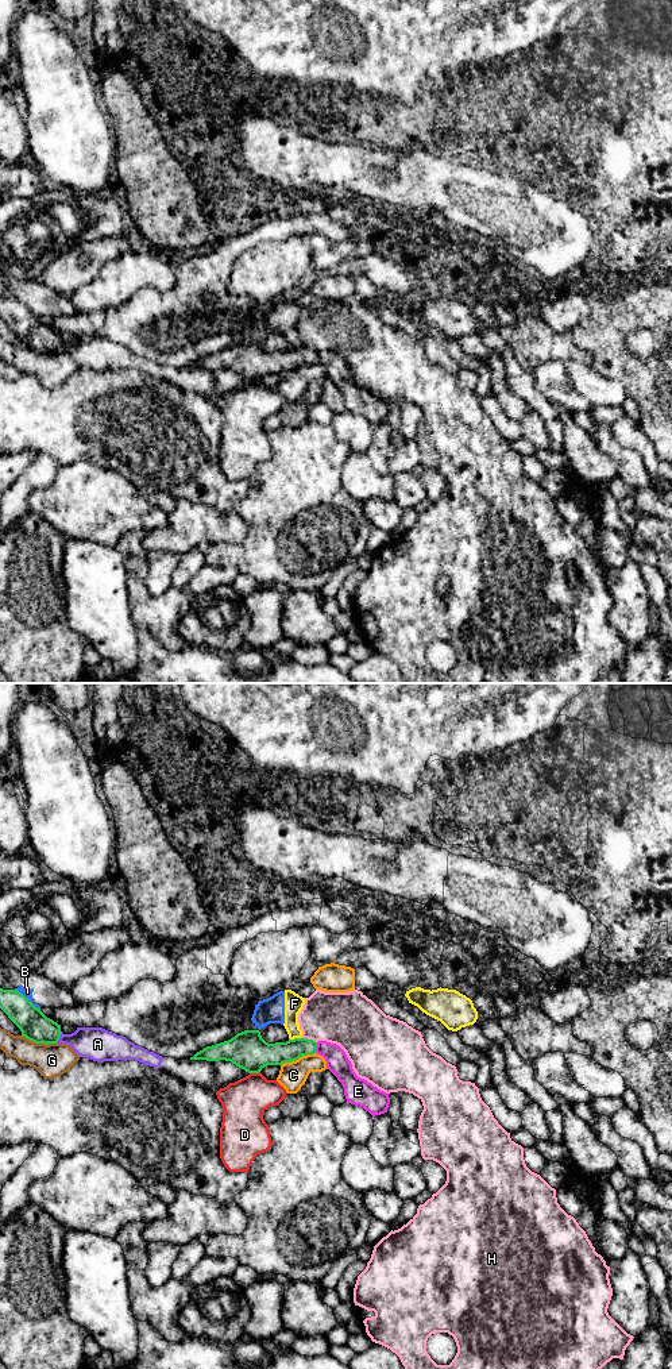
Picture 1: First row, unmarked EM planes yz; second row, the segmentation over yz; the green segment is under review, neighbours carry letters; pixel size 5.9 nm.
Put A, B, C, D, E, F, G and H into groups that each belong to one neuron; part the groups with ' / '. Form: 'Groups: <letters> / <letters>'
Groups: A / B F / C / D / E / G / H

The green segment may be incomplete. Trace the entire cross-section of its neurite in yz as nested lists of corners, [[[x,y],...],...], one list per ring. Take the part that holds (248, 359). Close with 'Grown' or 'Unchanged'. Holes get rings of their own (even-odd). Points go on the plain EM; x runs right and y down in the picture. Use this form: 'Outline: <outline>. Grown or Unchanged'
Outline: [[[244,339],[228,350],[206,355],[190,369],[231,370],[248,382],[259,382],[267,374],[282,374],[306,363],[320,363],[344,397],[347,412],[363,416],[372,425],[387,421],[389,402],[356,385],[345,360],[336,352],[294,347],[286,351],[266,351],[259,339]]]. Grown

